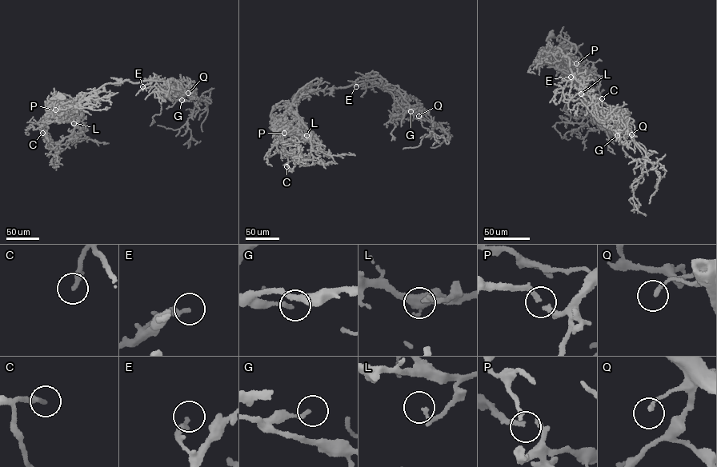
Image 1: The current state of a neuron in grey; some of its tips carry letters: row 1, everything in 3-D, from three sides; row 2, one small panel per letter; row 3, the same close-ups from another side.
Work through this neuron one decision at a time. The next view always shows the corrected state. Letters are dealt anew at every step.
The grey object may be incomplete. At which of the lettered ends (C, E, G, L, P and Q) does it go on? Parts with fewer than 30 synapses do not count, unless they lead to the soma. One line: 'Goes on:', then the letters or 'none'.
Goes on: C

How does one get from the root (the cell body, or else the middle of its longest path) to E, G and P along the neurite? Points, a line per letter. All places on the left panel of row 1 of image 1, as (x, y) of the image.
E: (59, 95), (51, 98), (63, 93), (75, 101), (81, 100), (86, 93), (106, 84), (153, 80), (142, 86)
G: (59, 95), (51, 98), (63, 93), (81, 100), (106, 84), (155, 80), (174, 86), (182, 100)
P: (59, 95), (51, 98), (63, 93), (75, 102), (62, 110), (59, 118), (56, 112), (52, 113), (55, 109)

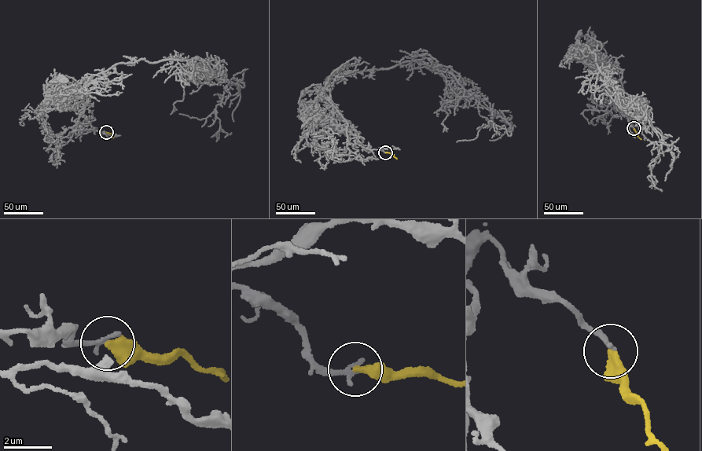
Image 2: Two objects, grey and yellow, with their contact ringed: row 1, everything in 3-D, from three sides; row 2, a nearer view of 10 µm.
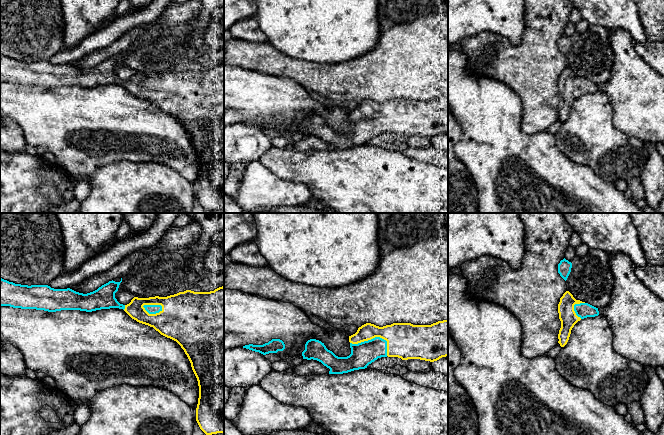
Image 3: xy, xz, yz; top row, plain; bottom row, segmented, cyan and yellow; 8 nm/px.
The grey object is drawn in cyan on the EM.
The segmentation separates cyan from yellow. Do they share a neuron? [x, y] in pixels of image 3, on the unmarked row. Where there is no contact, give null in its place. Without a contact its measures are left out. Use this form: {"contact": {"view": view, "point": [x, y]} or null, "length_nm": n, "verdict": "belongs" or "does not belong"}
{"contact": {"view": "xz", "point": [375, 113]}, "length_nm": 320, "verdict": "belongs"}

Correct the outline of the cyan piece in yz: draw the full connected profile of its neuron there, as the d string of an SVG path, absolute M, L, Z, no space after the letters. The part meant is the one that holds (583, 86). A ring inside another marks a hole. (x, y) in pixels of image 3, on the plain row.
M566 67L560 74L558 89L561 97L558 119L561 123L567 120L571 106L578 97L587 93L599 91L598 84L580 76L576 76L569 67Z

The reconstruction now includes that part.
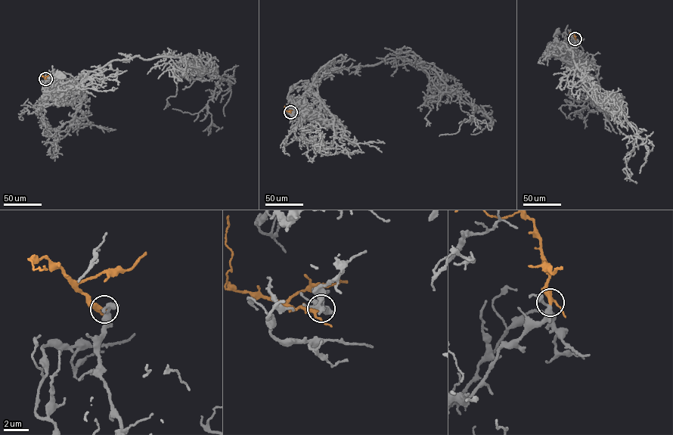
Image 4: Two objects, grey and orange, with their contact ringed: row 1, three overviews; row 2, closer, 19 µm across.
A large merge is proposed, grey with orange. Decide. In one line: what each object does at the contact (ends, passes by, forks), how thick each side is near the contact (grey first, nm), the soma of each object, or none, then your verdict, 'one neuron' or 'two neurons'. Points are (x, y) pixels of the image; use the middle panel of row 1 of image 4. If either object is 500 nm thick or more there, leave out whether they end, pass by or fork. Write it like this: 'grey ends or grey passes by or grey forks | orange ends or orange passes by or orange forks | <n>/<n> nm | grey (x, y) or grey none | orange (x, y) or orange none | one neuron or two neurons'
grey passes by | orange passes by | 360/260 nm | grey (293, 87) | orange none | one neuron

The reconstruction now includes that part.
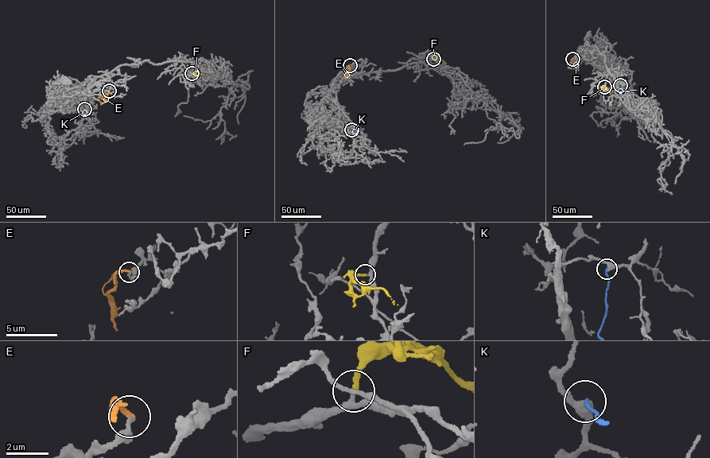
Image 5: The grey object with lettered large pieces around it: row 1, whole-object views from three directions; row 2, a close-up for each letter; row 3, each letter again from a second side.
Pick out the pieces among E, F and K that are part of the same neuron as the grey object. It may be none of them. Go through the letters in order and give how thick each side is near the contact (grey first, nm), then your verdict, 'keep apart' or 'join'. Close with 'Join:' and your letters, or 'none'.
E: 200/280 nm | keep apart
F: 240/240 nm | join
K: 400/180 nm | keep apart
Join: F

